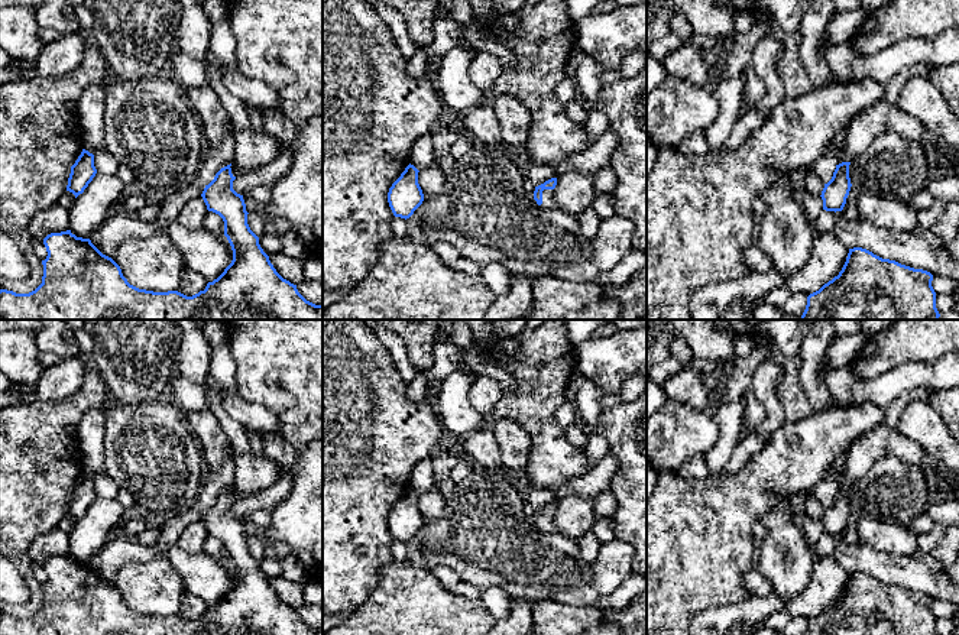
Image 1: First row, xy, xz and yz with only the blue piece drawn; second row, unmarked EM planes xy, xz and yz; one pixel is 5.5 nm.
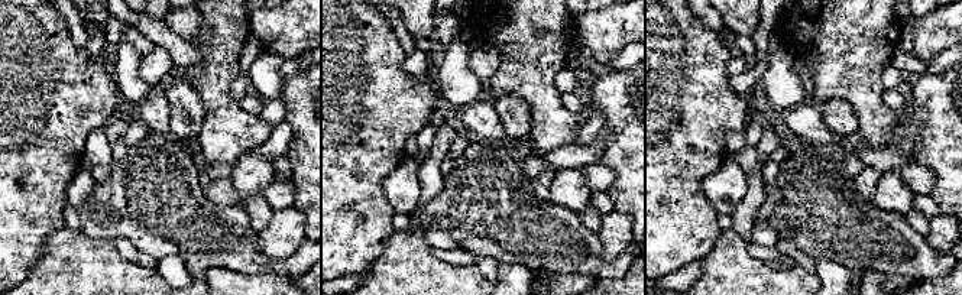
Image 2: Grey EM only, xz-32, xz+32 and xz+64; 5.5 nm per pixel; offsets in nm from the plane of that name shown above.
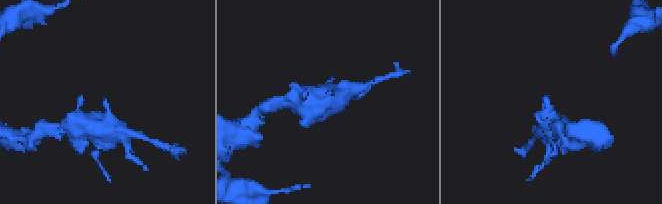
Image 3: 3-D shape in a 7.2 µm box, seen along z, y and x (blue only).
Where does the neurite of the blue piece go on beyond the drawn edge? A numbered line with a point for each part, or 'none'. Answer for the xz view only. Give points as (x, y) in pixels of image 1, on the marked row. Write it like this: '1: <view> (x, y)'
1: xz (548, 203)

